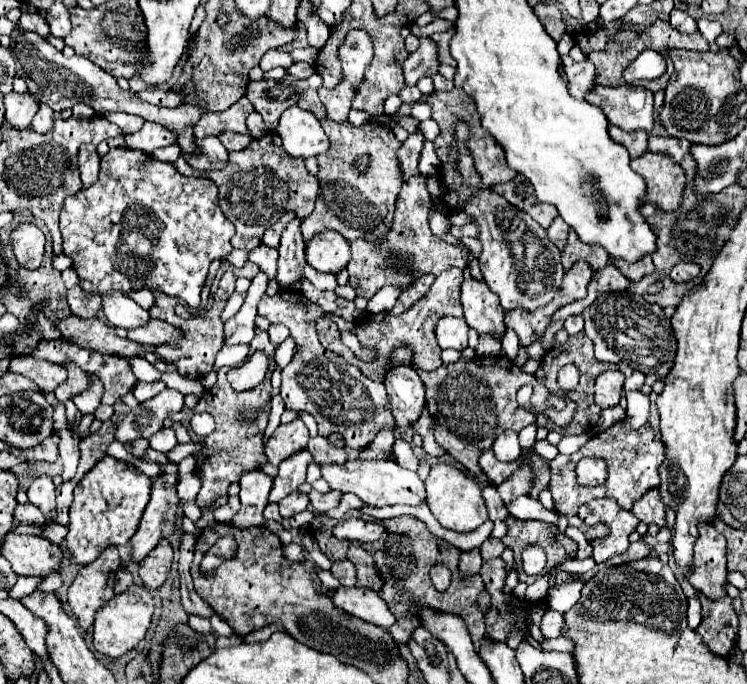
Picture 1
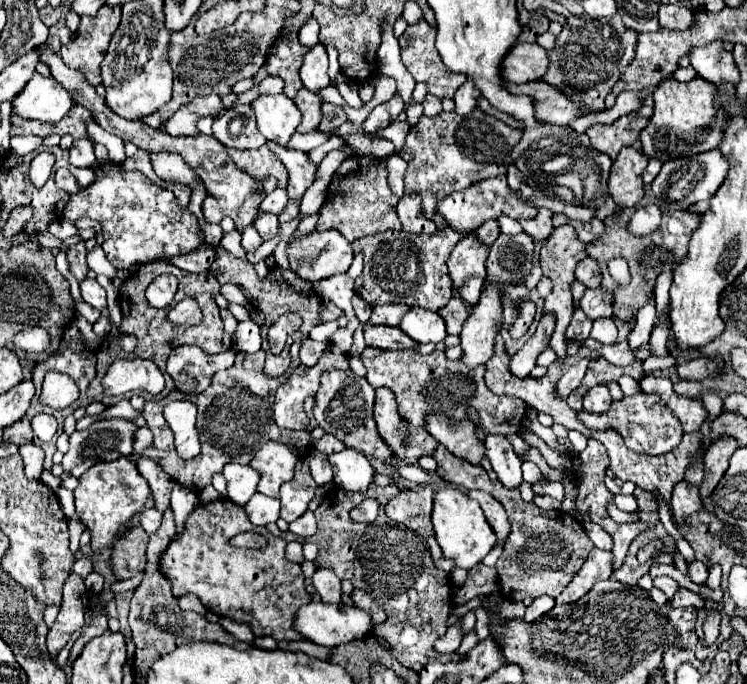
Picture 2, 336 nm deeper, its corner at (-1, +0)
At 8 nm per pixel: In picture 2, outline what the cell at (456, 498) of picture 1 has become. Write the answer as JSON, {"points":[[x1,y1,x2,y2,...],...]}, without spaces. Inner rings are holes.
{"points":[[444,488,434,496,432,524,436,532,436,542,442,548,442,556,454,560,458,568,470,570,472,566,480,564,486,554,496,546,494,530,490,530,490,524,486,522,486,516,482,514,478,502,466,498,466,494,456,488]]}

